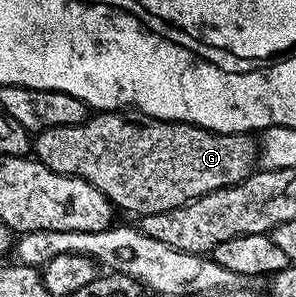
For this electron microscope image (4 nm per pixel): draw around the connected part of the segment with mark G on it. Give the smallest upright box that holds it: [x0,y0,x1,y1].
[33,112,261,216]

